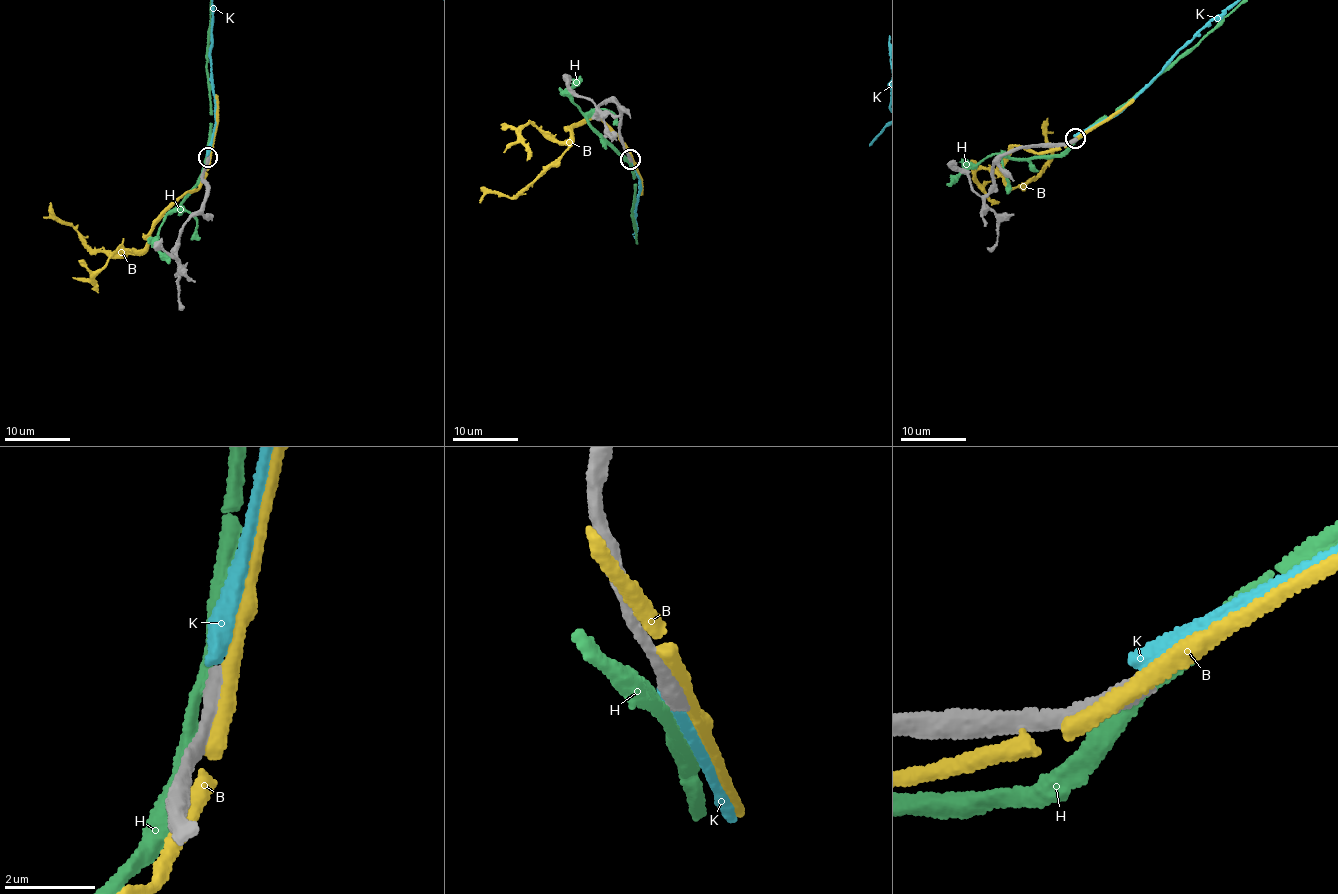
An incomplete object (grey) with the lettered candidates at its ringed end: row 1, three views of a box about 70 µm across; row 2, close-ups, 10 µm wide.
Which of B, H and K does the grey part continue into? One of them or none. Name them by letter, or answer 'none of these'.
none of these

